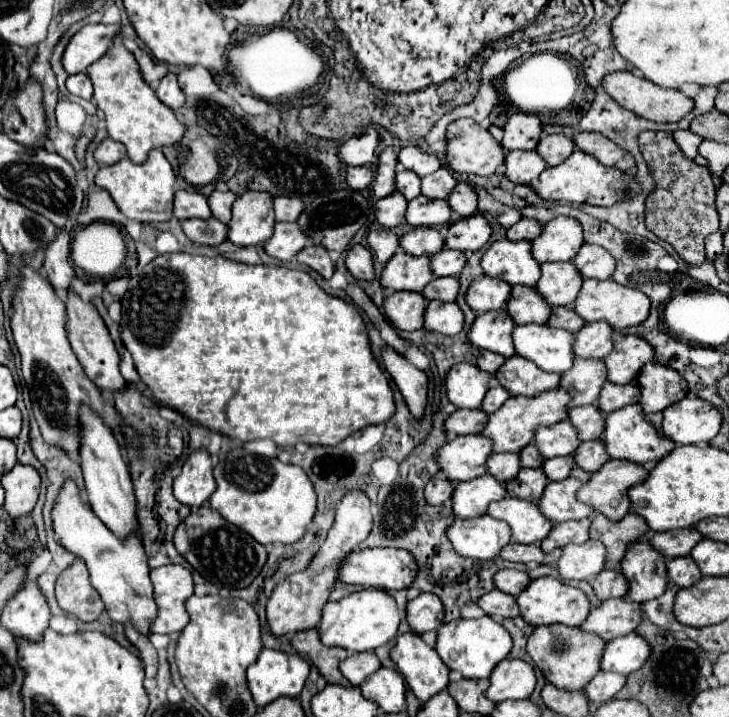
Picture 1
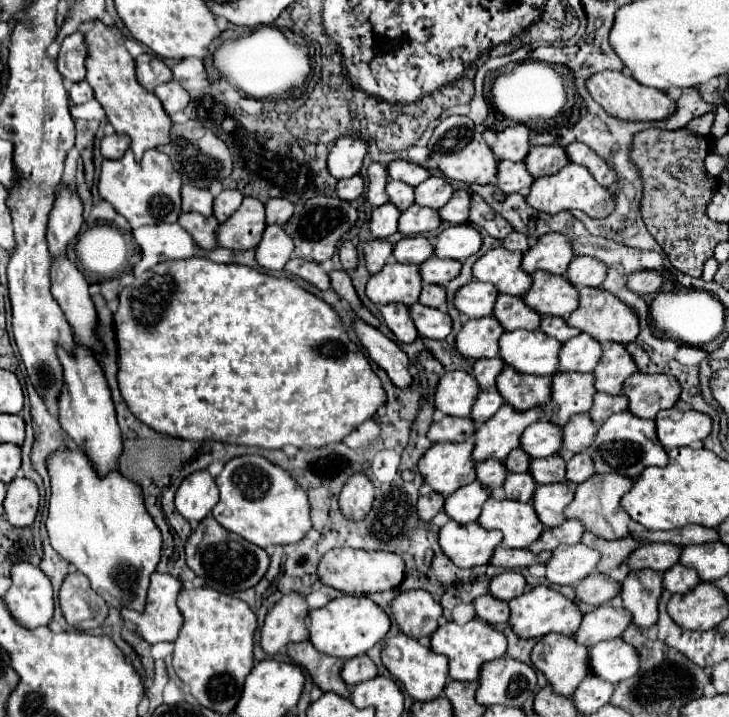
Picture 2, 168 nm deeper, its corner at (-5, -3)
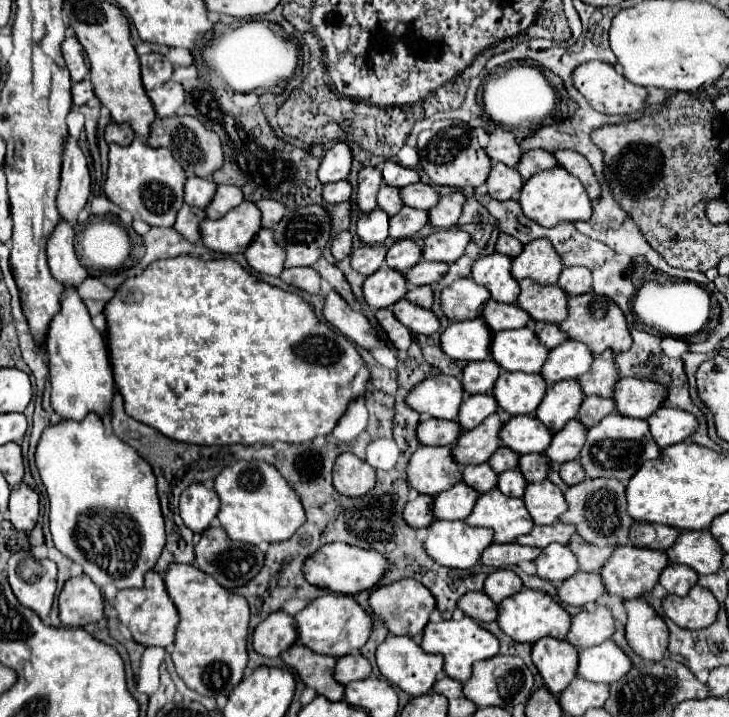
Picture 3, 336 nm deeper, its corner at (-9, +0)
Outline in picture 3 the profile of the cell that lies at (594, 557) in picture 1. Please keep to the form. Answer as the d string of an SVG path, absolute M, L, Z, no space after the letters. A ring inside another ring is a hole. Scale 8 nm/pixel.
M549 544L537 558L537 576L549 580L551 584L561 584L561 580L569 578L577 572L577 558L569 552L569 546L563 544Z

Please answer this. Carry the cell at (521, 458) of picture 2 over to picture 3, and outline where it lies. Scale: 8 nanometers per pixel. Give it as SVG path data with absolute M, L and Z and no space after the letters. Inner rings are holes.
M501 446L501 448L497 448L497 450L493 452L493 456L487 460L487 464L489 464L497 474L501 474L501 472L505 472L505 470L515 470L515 468L517 468L517 460L519 460L519 456L517 456L513 450Z

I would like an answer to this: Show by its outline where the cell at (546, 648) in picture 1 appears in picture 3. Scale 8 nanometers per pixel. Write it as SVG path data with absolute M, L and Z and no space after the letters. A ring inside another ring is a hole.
M541 638L533 644L531 660L551 694L561 694L577 674L577 650L565 640Z

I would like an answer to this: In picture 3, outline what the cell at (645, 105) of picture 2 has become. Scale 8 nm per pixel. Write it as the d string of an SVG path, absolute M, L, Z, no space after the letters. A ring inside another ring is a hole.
M597 60L579 64L573 70L573 86L585 96L585 100L589 102L591 108L595 108L597 112L603 112L603 114L619 114L619 116L635 114L645 108L645 100L647 100L647 90L643 86L631 84L611 64L597 62Z

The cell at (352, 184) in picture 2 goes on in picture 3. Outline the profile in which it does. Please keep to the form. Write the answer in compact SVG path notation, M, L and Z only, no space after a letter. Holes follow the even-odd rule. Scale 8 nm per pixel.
M347 180L325 184L323 186L323 200L327 204L341 204L341 202L347 202L351 198L351 192L353 192L353 188Z

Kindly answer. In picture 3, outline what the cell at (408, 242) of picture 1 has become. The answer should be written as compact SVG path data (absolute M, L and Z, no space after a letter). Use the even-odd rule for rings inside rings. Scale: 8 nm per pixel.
M403 238L403 240L397 240L387 250L385 264L397 272L405 272L407 268L415 266L419 260L421 260L421 246L409 238Z

